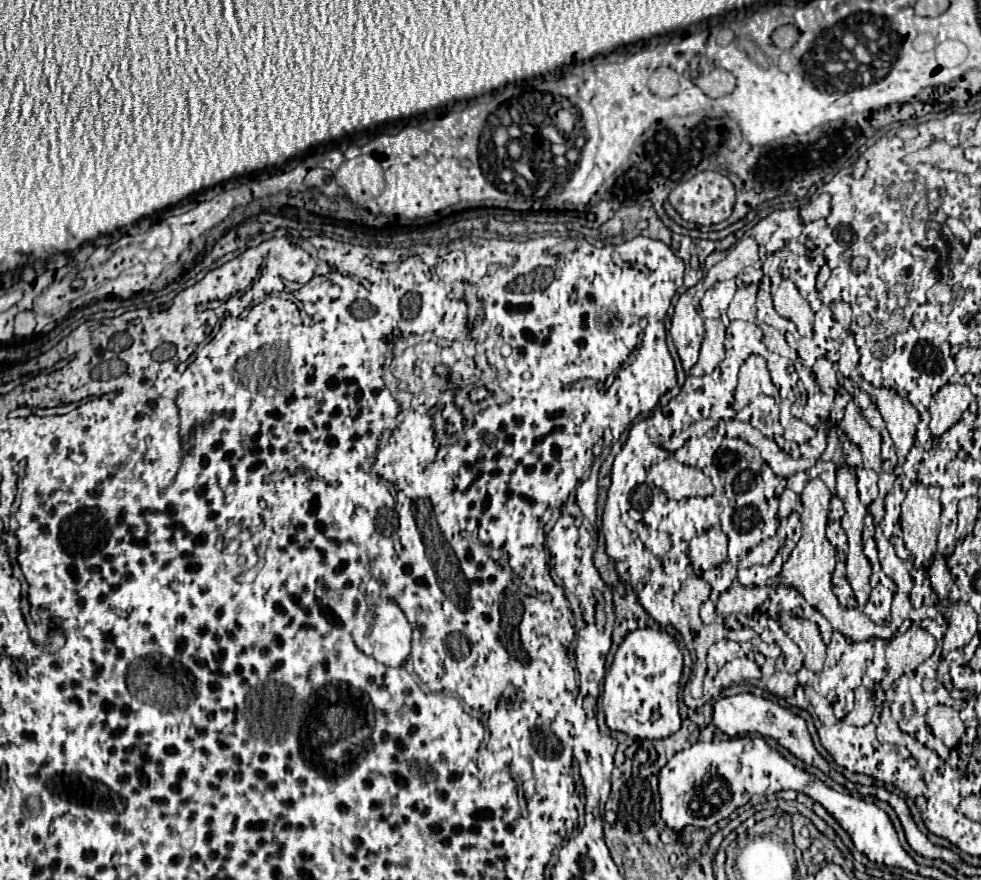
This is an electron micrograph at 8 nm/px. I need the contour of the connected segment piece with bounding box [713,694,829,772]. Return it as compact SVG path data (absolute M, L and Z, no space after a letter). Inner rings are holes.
M735 694L735 696L719 698L713 704L713 724L717 730L721 730L727 736L737 736L743 732L759 732L763 736L769 736L769 738L777 740L783 748L787 748L791 754L795 754L799 760L803 760L805 764L811 764L811 766L821 768L823 772L829 772L829 764L823 760L823 756L813 746L805 720L795 716L787 708L781 708L779 704L775 704L771 700L765 700L765 698L759 698L753 694Z

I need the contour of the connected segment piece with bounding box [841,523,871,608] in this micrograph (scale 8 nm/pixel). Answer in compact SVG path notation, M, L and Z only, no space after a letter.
M841 523L841 525L845 533L846 530L850 532L852 529L851 532L853 532L854 528L859 527L859 531L851 534L851 538L849 538L845 576L847 576L847 582L853 588L853 594L855 594L855 600L857 600L859 608L863 608L867 604L867 600L869 600L869 594L871 594L871 564L869 564L867 556L863 554L861 534L857 534L860 533L861 523Z

